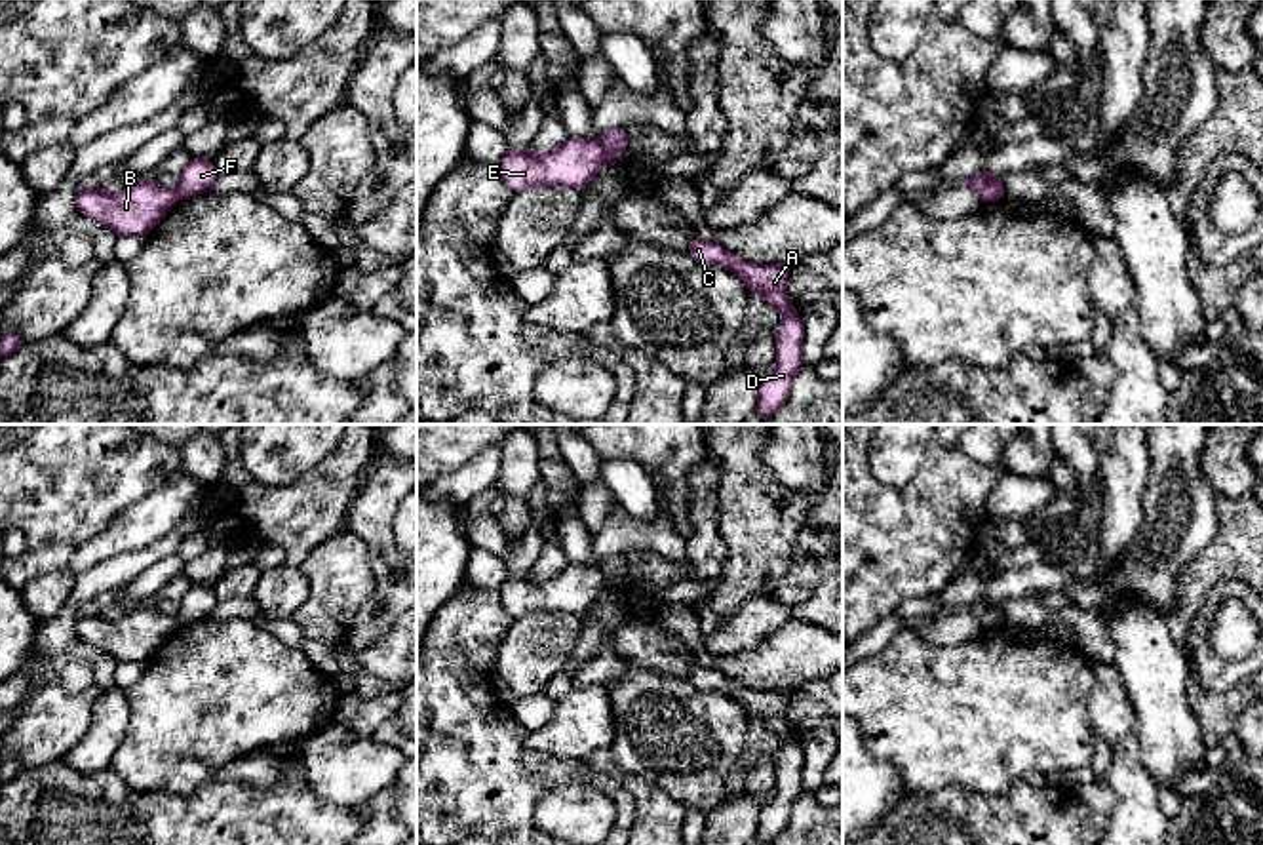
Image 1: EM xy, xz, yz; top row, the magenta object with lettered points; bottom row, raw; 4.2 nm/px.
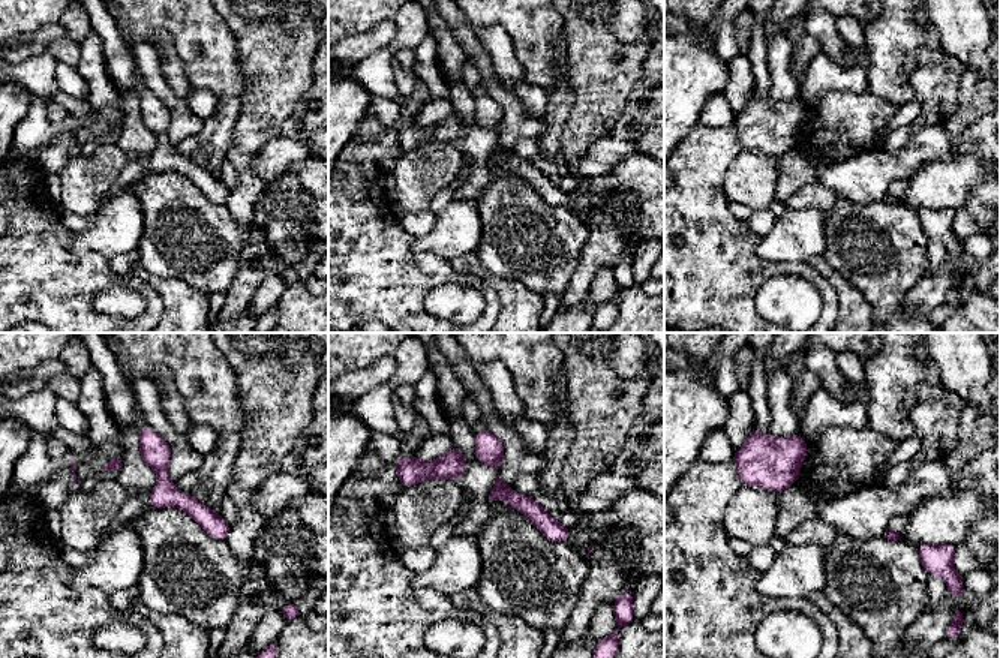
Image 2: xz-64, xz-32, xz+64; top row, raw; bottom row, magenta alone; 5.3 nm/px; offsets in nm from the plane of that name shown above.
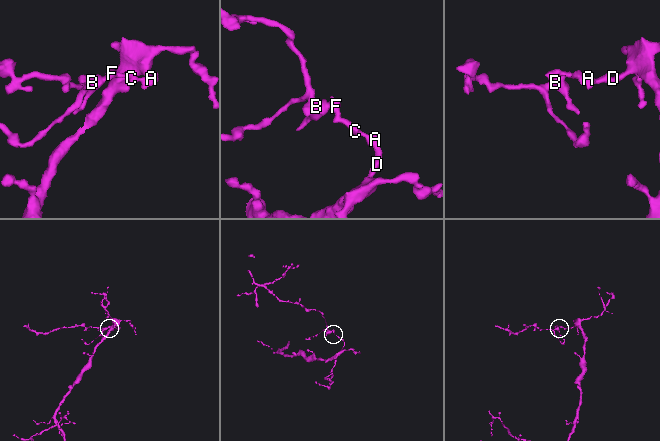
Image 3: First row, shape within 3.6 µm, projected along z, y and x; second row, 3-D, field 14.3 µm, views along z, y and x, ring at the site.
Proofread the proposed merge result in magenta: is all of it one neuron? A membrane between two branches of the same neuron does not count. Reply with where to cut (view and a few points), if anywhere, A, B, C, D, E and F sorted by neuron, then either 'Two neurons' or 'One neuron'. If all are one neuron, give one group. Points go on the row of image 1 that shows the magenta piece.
Split along xz (598, 141), (607, 160). Groups: A C D F / B E. Two neurons

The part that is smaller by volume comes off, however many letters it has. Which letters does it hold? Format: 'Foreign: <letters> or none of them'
Foreign: B, E

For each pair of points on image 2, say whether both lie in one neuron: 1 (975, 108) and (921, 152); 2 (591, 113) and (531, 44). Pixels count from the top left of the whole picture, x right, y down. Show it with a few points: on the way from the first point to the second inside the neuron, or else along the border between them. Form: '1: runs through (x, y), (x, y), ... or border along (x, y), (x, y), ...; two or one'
1: border along (942, 125), (951, 135); two
2: border along (565, 56), (573, 90); two

